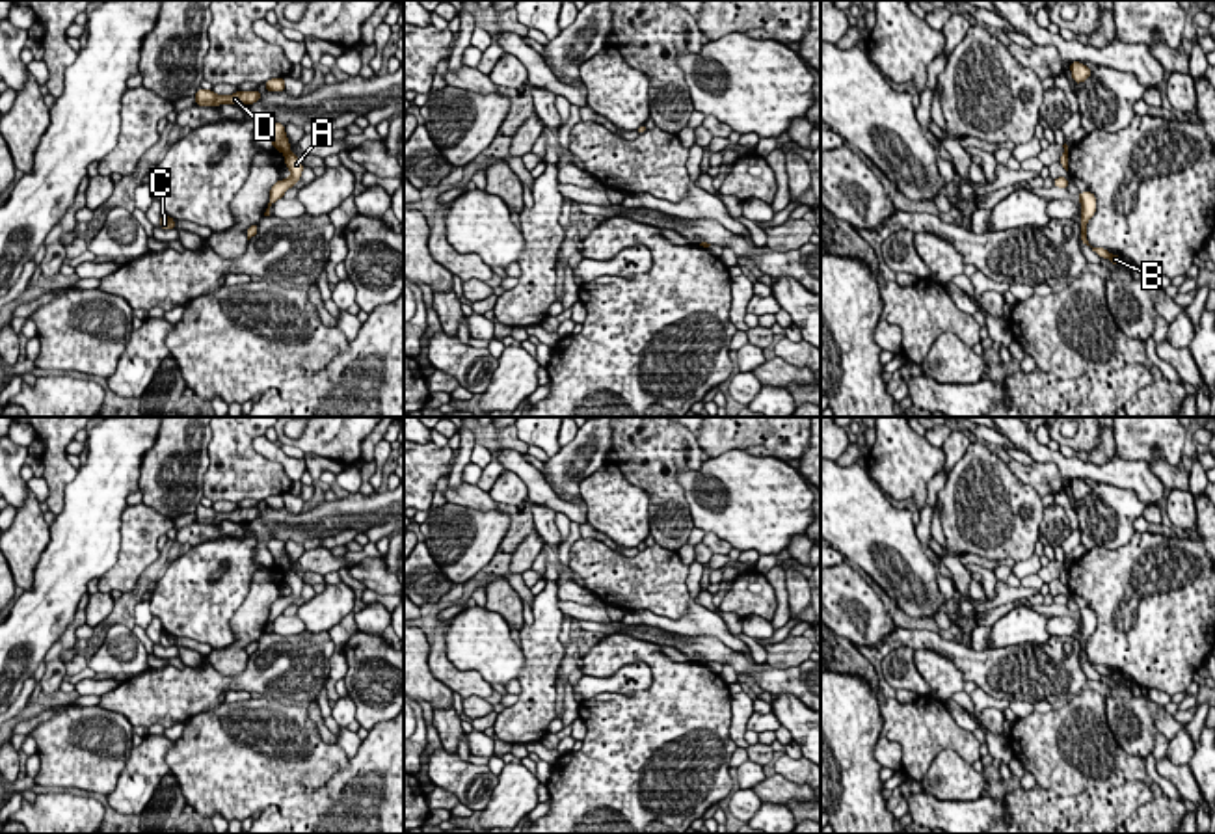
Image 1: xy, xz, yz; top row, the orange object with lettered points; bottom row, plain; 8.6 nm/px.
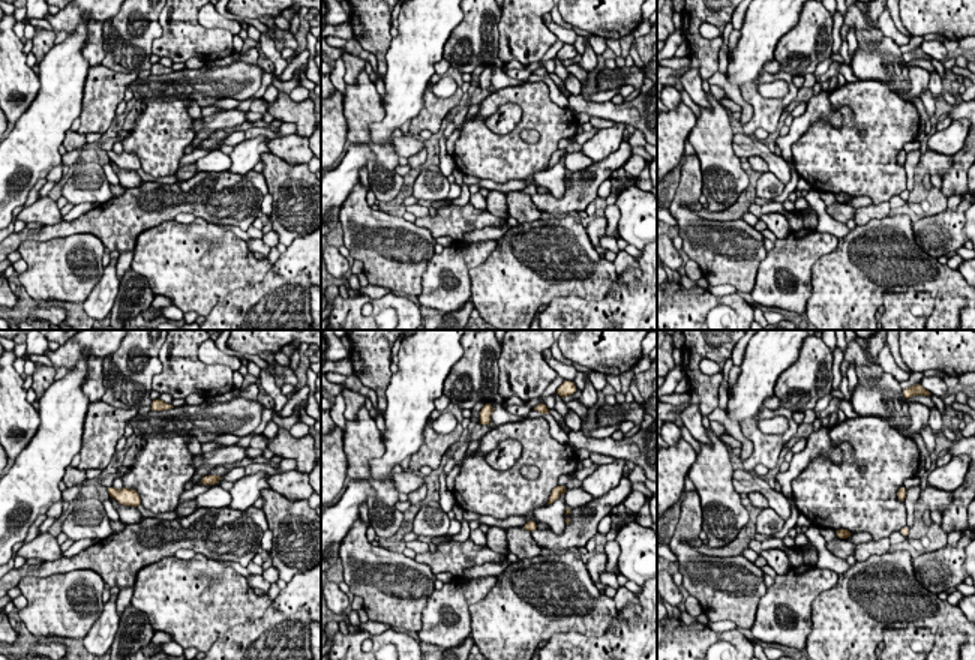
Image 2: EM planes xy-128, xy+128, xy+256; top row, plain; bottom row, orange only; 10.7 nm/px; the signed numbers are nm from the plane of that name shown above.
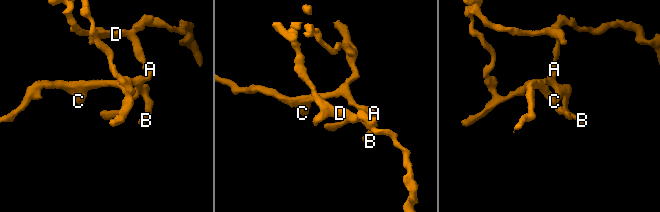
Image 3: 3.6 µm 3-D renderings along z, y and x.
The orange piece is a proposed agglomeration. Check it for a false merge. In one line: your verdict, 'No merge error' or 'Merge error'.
Merge error

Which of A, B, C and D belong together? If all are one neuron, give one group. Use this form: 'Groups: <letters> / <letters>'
Groups: A B C / D

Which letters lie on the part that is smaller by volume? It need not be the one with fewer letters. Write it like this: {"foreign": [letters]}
{"foreign": ["A", "B", "C"]}

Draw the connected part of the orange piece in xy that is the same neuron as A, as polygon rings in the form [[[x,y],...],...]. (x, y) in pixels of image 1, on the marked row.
[[[287,153],[285,155],[285,166],[290,169],[290,177],[277,181],[272,190],[270,190],[270,203],[268,208],[264,212],[264,216],[270,216],[270,207],[281,199],[285,195],[285,192],[288,188],[292,188],[300,179],[301,179],[301,171],[303,171],[303,164],[298,160],[298,156],[294,153]]]

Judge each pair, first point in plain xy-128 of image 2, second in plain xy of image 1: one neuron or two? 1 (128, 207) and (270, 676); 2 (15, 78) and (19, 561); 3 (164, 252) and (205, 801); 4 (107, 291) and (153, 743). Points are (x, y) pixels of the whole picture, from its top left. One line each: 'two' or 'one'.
1: one
2: one
3: one
4: one

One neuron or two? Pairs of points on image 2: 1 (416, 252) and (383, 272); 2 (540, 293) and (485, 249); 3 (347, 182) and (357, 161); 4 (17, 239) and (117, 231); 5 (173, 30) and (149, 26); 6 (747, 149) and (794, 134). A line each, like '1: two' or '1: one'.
1: one
2: two
3: one
4: one
5: two
6: two

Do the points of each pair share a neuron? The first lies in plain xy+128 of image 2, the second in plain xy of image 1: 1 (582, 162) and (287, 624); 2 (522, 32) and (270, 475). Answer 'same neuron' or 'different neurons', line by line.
1: same neuron
2: same neuron

